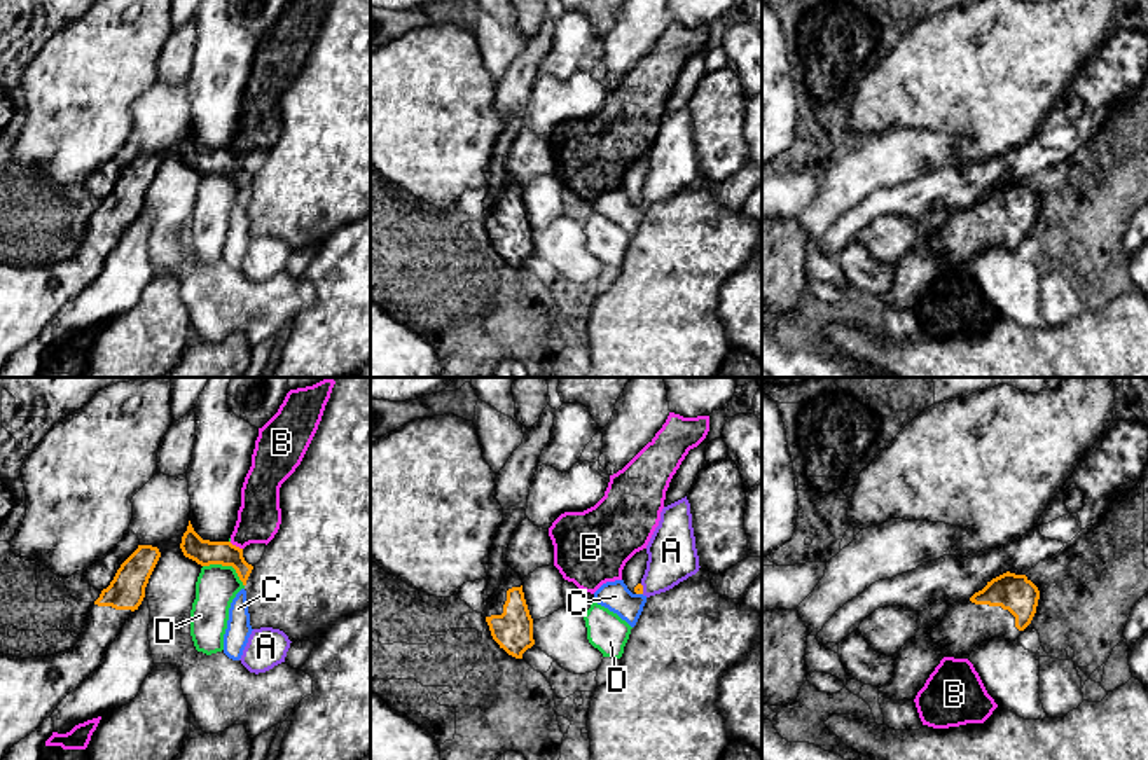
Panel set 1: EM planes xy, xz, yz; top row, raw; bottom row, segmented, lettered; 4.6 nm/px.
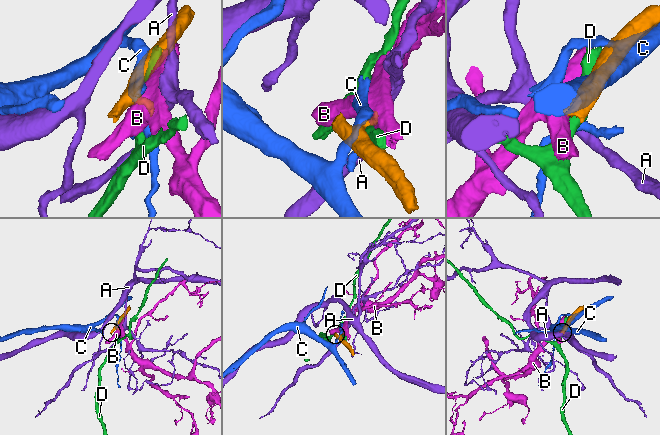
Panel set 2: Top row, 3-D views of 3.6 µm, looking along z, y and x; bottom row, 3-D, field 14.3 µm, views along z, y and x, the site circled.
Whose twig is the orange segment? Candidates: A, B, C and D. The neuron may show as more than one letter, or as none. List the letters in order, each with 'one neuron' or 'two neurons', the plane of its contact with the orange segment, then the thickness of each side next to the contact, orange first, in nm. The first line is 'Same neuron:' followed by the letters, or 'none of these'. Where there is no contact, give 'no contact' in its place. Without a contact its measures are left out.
Same neuron: none of these
A: two neurons; contact in xz; calibres 50 and 220 nm
B: two neurons; contact in xy; calibres 120 and 200 nm
C: two neurons; contact in xz; calibres 50 and 140 nm
D: two neurons; contact in xy; calibres 120 and 190 nm

